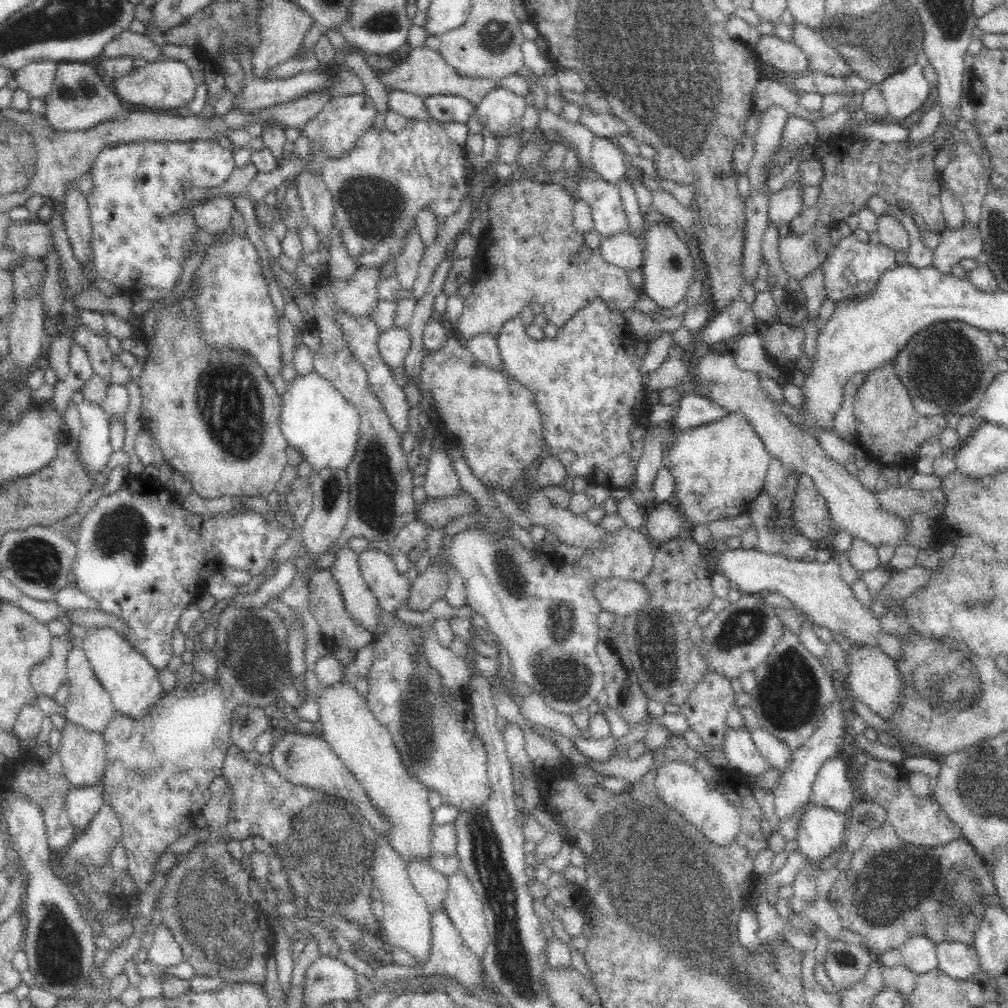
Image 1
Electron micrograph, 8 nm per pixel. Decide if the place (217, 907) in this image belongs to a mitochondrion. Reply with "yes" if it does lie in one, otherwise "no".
yes

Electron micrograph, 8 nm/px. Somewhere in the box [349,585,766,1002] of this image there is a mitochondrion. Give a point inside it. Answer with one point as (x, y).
(623, 843)

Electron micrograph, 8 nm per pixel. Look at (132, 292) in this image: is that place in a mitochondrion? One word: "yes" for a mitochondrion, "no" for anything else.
no

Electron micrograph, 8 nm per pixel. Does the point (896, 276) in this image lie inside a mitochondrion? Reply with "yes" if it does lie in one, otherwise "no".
no

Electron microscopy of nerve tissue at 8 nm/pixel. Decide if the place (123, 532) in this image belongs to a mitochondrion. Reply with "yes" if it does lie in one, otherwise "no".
yes

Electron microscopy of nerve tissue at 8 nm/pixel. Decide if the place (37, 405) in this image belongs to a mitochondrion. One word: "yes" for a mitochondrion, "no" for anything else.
no

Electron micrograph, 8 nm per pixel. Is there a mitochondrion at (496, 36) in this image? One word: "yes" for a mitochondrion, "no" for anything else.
yes

